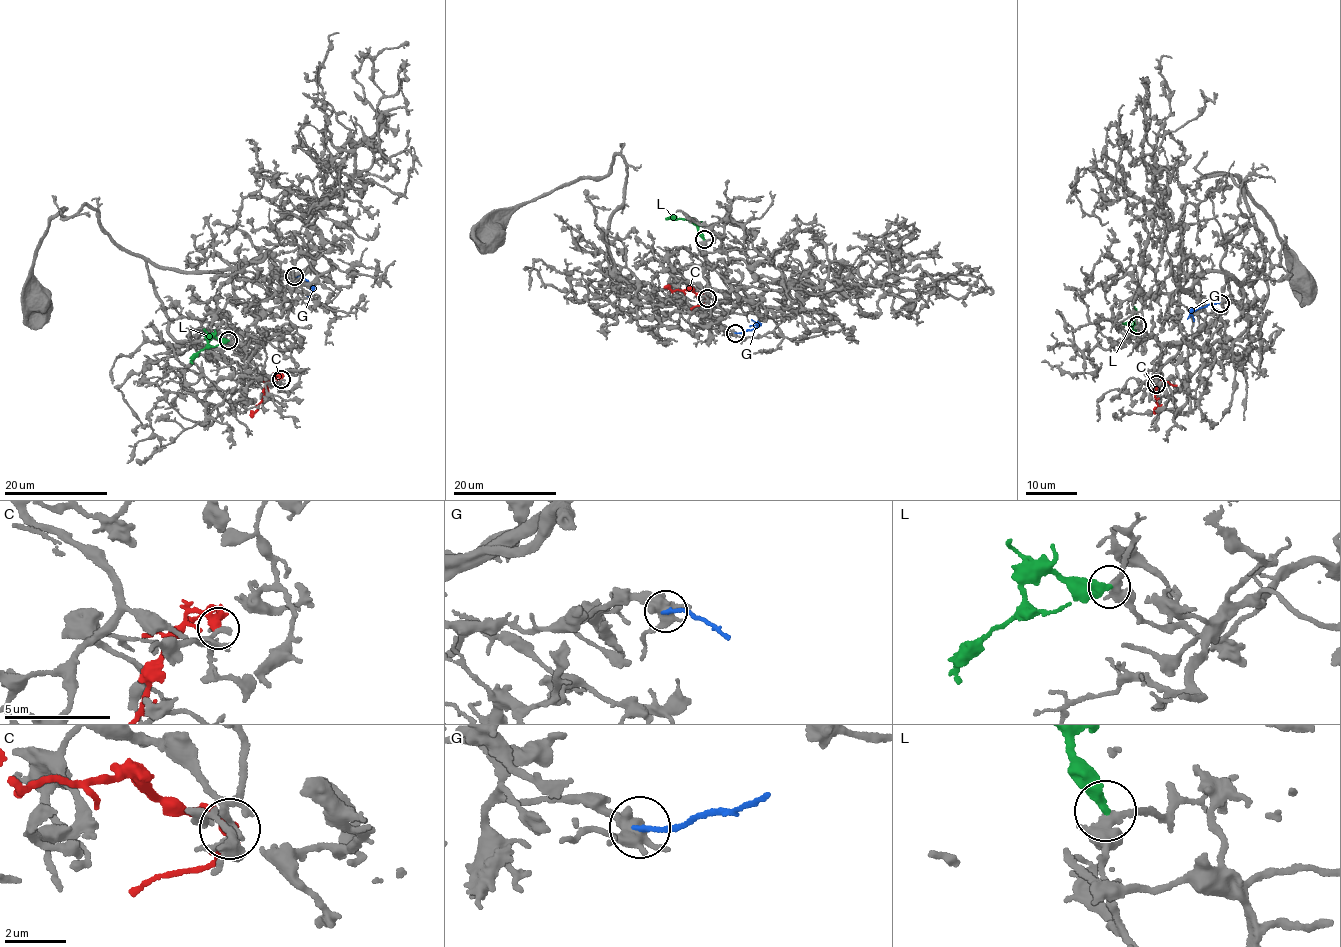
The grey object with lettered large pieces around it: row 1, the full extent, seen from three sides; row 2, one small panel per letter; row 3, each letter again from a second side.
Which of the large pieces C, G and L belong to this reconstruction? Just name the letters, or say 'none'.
none

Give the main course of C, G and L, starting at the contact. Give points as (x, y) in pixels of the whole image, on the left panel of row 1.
C: (281, 379), (275, 378), (268, 383), (263, 400), (252, 418)
G: (294, 276), (310, 283), (309, 297)
L: (229, 340), (211, 338), (192, 360), (192, 364)

